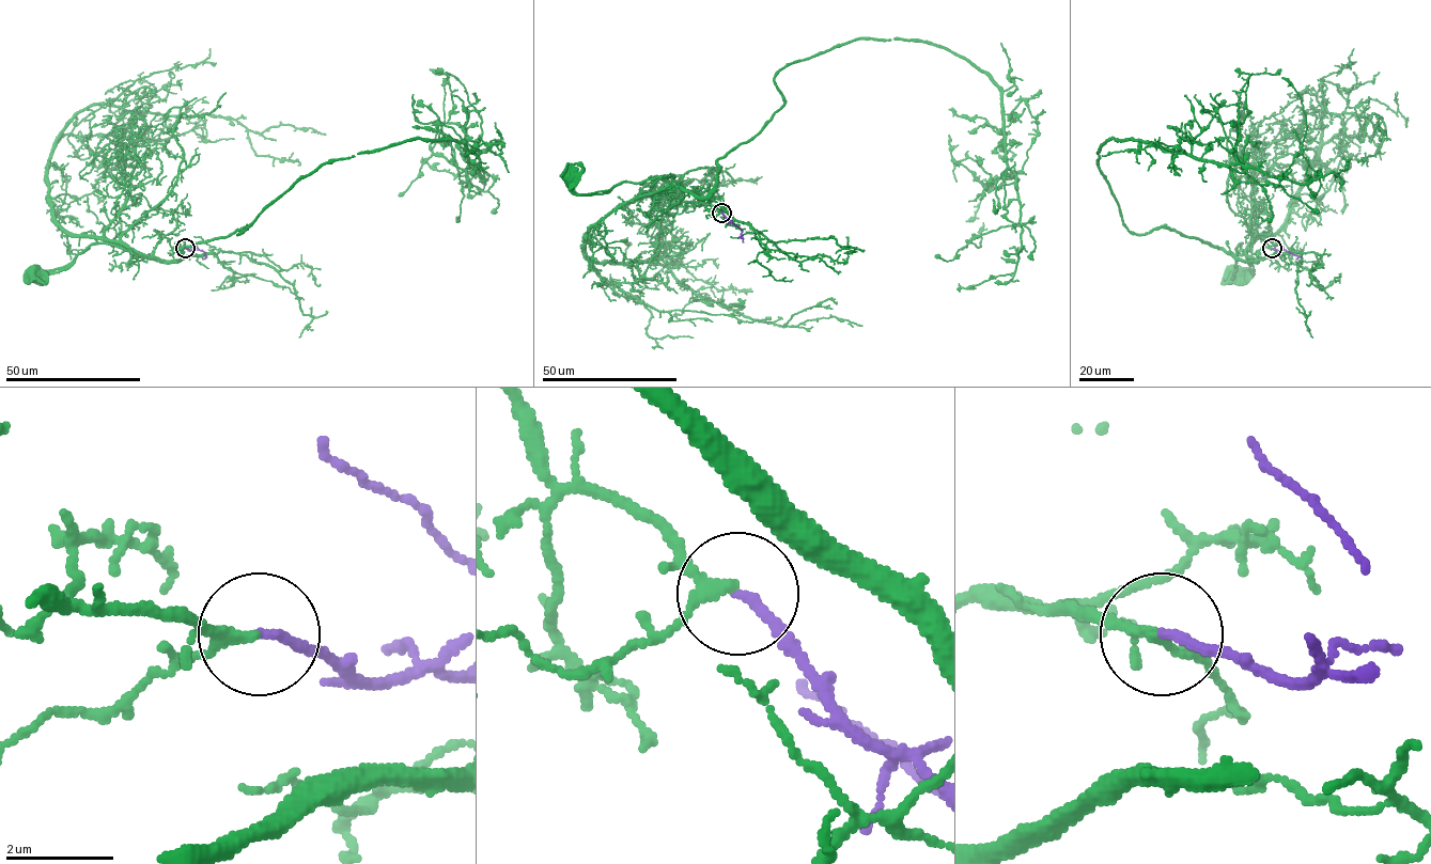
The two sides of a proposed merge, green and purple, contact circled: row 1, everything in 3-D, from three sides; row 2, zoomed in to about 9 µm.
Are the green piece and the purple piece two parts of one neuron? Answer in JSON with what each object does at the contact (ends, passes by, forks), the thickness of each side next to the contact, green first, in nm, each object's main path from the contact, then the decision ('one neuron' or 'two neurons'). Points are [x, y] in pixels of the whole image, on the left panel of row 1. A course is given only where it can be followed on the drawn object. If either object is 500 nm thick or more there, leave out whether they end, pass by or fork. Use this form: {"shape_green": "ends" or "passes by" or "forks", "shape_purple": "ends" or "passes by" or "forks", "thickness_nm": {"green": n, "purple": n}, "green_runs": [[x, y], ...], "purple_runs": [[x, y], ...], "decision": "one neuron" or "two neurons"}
{"shape_green": "forks", "shape_purple": "ends", "thickness_nm": {"green": 150, "purple": 170}, "green_runs": [[185, 248], [174, 246], [173, 260], [158, 262], [106, 242], [91, 244], [66, 265], [35, 272]], "purple_runs": [[185, 248], [202, 250], [205, 255], [202, 260]], "decision": "one neuron"}

